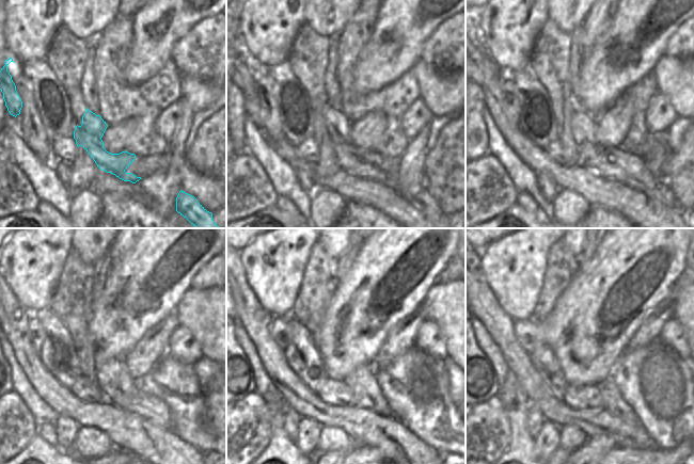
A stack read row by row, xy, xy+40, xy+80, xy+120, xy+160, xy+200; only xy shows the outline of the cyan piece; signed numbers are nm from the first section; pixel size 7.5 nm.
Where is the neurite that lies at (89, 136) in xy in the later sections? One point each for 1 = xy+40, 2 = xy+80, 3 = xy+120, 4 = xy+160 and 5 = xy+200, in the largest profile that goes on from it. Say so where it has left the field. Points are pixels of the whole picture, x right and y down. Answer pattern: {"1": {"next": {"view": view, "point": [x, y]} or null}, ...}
{"1": {"next": {"view": "xy+40", "point": [369, 164]}}, "2": {"next": {"view": "xy+80", "point": [615, 163]}}, "3": {"next": {"view": "xy+120", "point": [112, 376]}}, "4": {"next": {"view": "xy+160", "point": [367, 394]}}, "5": {"next": {"view": "xy+200", "point": [610, 394]}}}

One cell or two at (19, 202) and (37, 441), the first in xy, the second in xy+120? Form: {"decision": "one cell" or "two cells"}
{"decision": "two cells"}

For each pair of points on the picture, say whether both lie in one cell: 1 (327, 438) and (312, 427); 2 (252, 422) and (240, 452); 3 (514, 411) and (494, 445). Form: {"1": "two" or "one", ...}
{"1": "two", "2": "one", "3": "two"}

